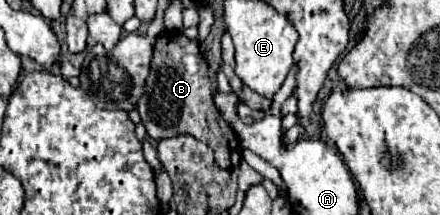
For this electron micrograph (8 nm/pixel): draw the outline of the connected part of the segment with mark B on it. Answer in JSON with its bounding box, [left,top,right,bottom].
[136,31,240,169]

